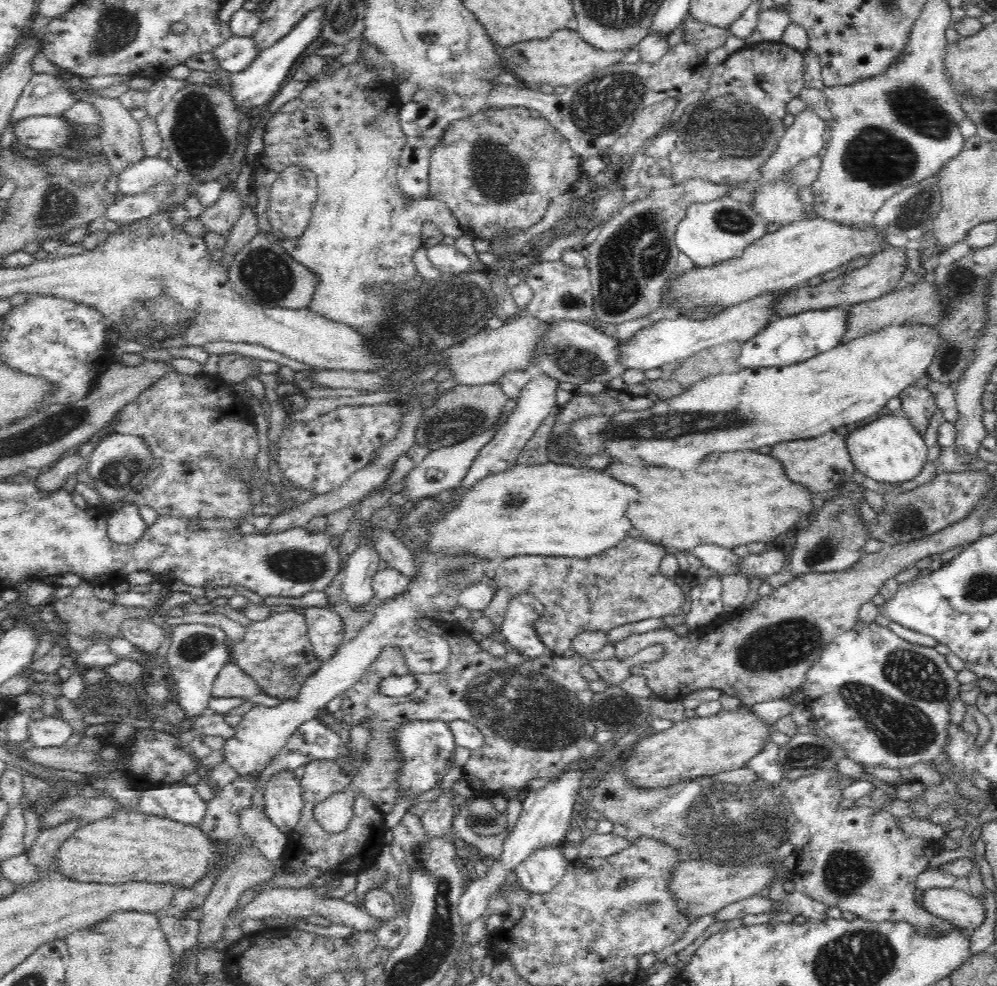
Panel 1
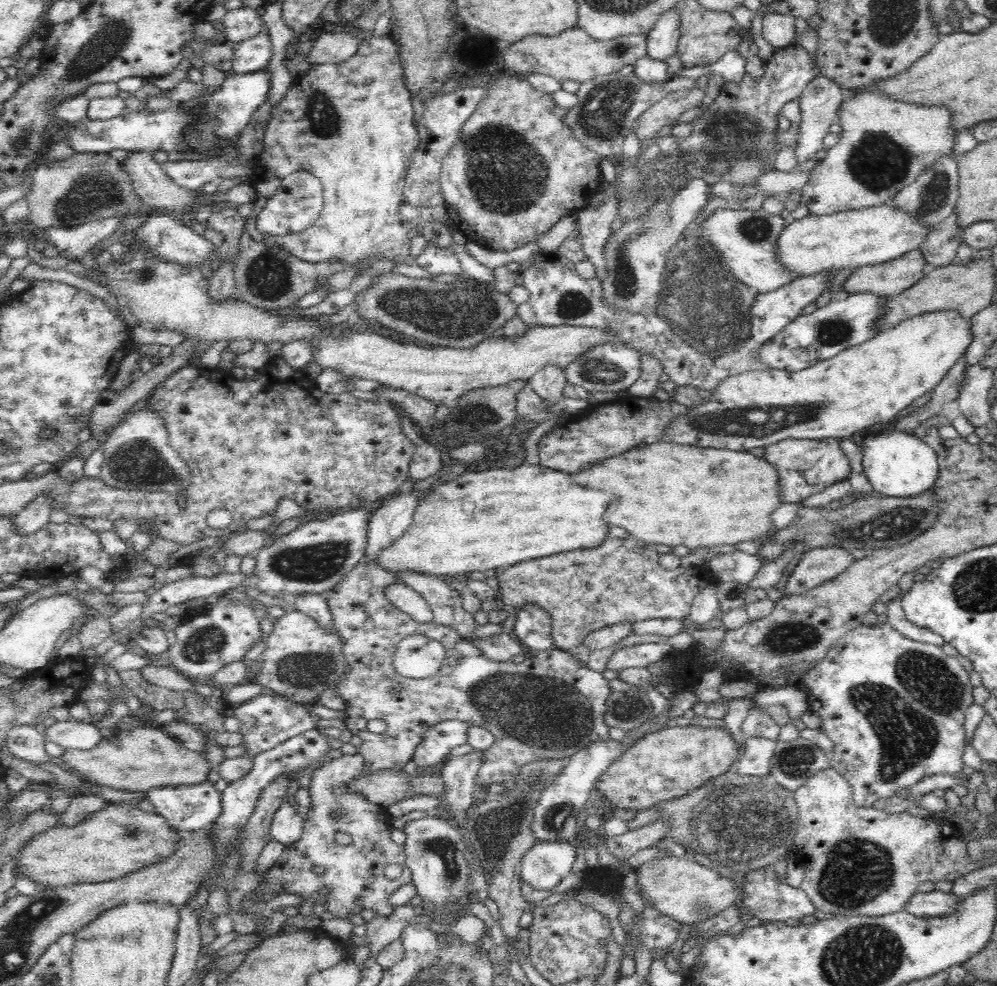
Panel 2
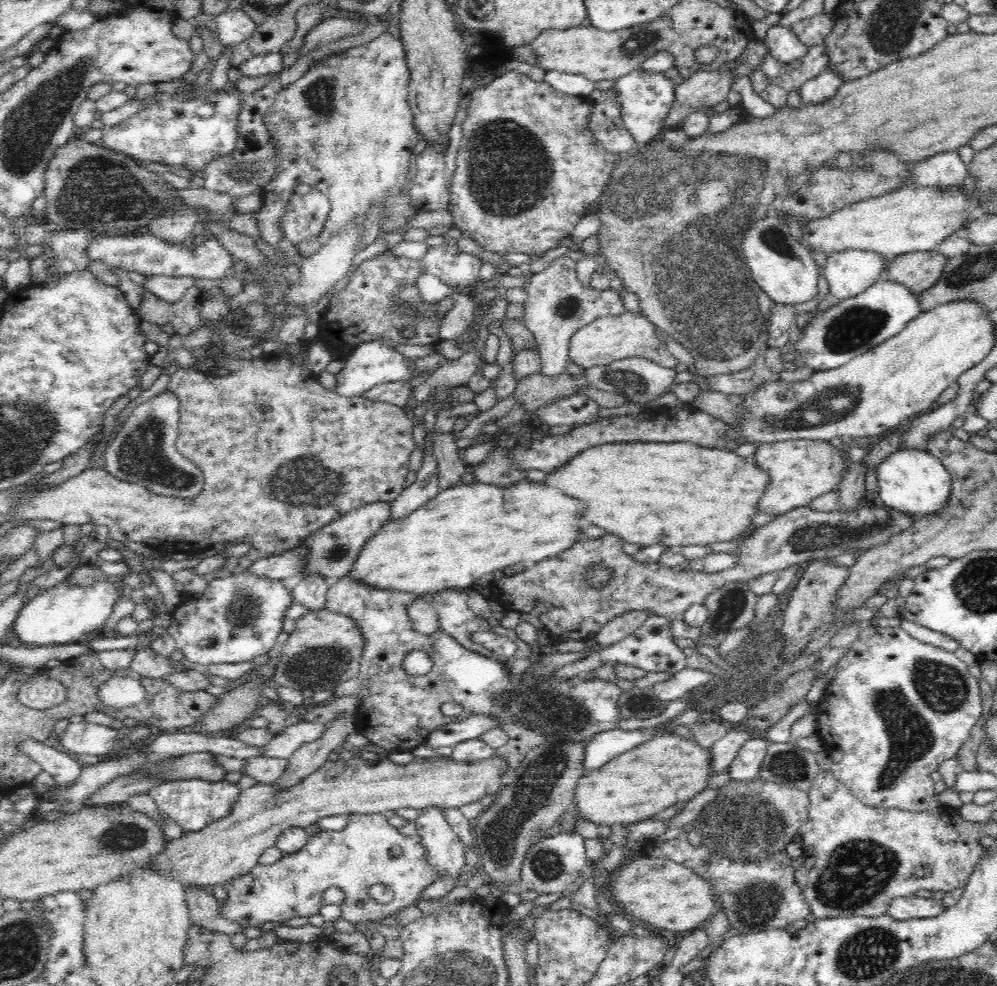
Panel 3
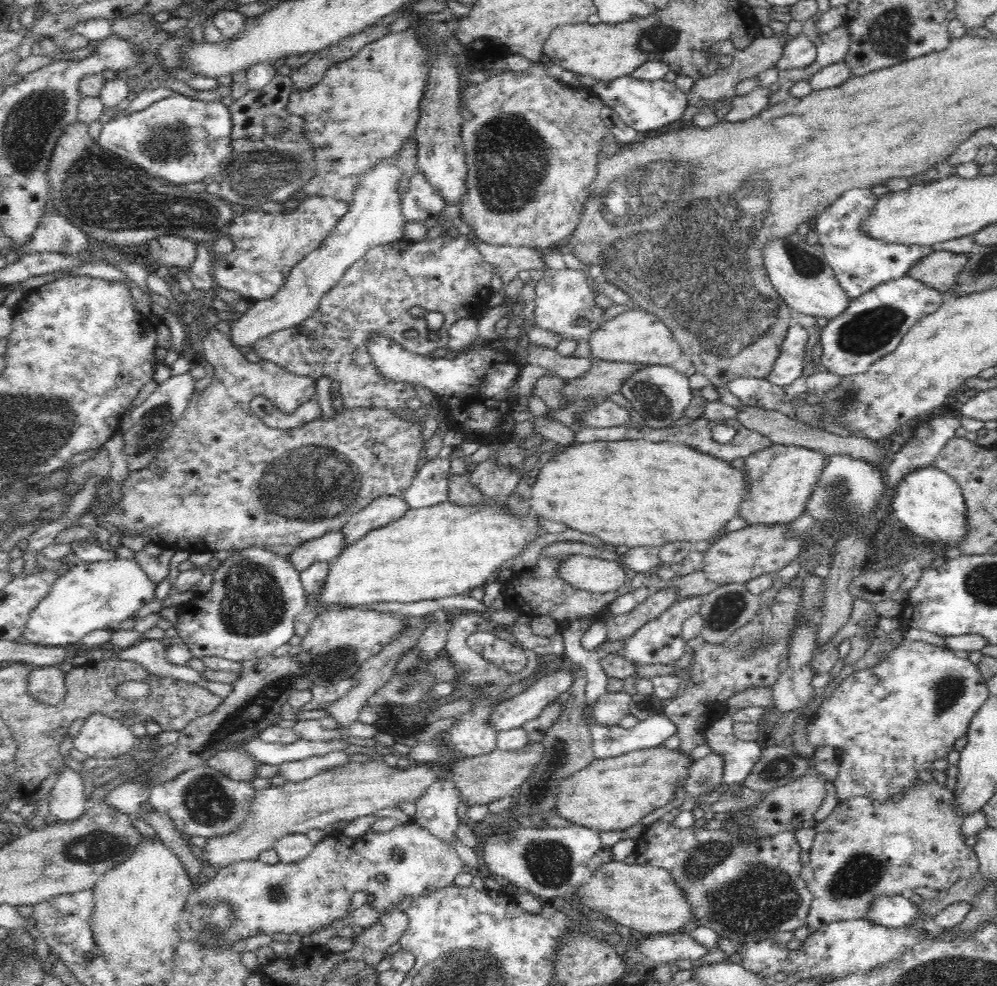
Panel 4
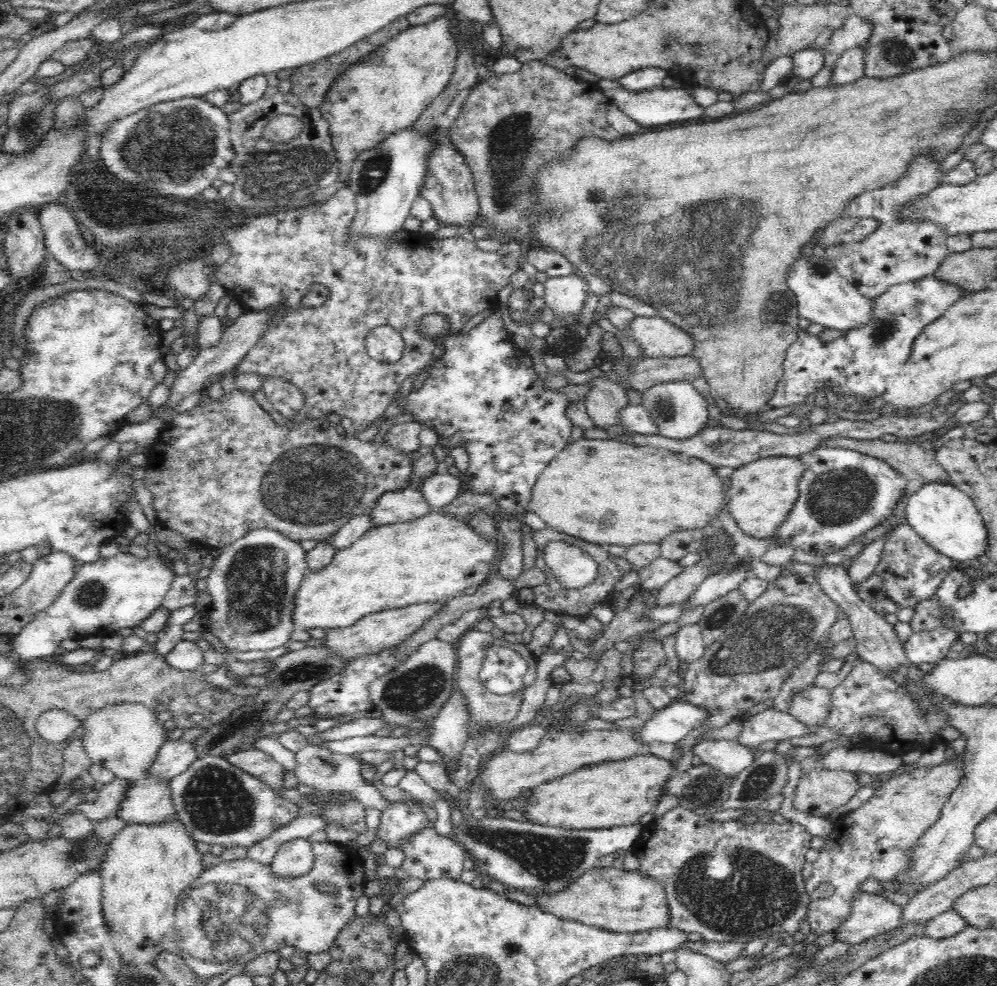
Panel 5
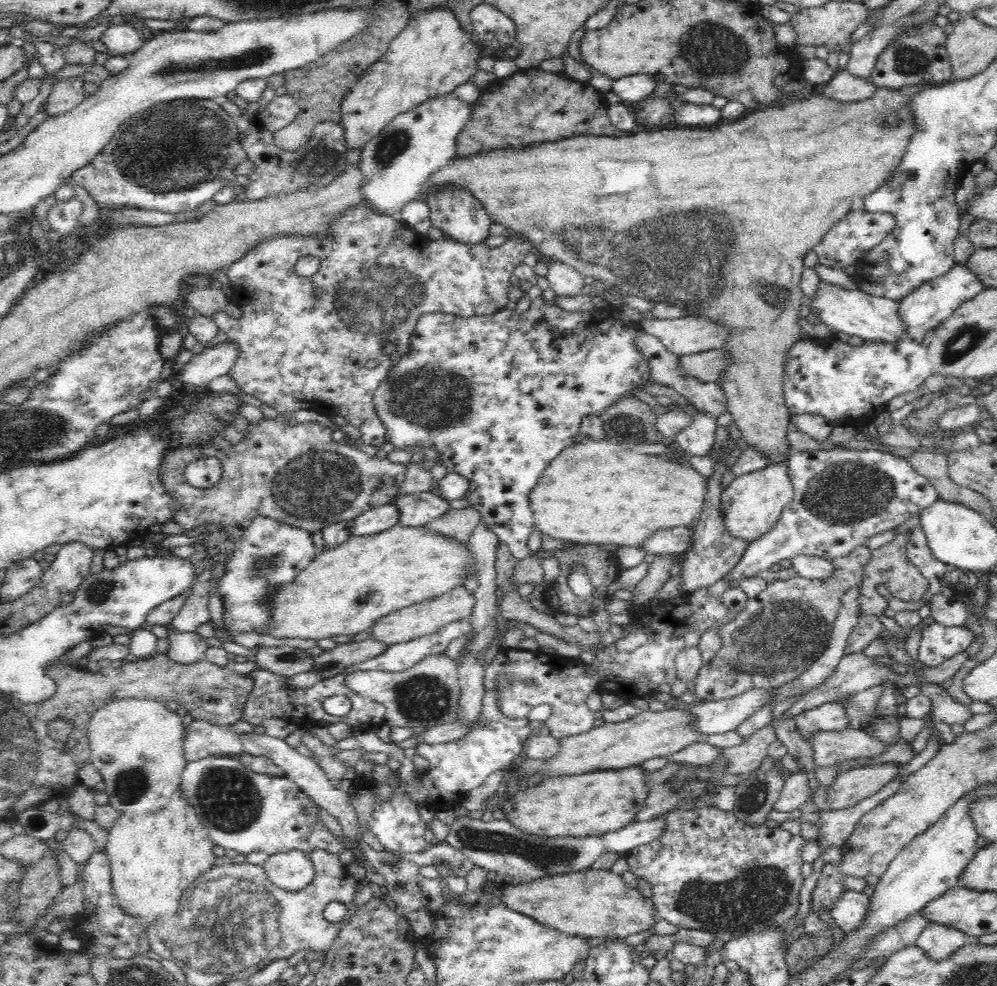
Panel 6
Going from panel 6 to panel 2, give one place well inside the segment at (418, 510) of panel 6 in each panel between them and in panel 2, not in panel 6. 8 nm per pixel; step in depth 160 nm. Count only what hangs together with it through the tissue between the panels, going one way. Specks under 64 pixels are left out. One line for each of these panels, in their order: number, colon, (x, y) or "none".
2: (314, 557)
3: (332, 550)
4: (384, 509)
5: (405, 505)

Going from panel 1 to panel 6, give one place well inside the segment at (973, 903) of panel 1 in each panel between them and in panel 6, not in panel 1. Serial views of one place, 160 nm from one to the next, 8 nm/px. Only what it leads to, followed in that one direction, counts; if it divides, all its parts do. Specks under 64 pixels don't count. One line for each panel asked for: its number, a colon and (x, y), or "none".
2: (936, 903)
3: (906, 907)
4: (889, 911)
5: (872, 914)
6: (849, 913)

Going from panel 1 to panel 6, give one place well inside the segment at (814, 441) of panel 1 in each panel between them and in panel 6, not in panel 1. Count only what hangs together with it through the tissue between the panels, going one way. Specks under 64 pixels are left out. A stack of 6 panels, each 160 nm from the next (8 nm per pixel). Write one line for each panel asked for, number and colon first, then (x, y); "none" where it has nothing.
2: (805, 467)
3: (800, 470)
4: (781, 478)
5: (761, 494)
6: (751, 505)

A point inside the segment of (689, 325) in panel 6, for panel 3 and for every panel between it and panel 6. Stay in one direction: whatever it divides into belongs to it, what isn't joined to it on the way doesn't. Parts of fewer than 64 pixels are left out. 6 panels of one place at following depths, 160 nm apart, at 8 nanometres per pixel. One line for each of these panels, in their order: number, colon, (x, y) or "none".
3: (611, 338)
4: (635, 336)
5: (656, 337)

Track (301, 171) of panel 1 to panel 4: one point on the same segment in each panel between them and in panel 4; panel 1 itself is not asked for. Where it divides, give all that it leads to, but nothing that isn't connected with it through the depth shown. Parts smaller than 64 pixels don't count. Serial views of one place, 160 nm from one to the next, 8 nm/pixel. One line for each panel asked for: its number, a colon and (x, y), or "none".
2: (302, 191)
3: (309, 208)
4: (266, 247)

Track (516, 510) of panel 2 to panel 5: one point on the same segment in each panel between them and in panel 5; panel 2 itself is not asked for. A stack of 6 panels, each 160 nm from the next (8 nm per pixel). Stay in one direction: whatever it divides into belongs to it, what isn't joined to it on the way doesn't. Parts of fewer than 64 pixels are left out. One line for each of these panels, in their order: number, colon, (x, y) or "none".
3: (472, 528)
4: (433, 552)
5: (434, 557)

